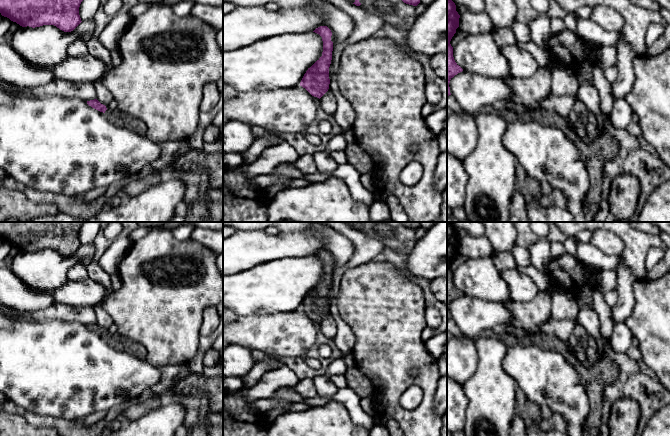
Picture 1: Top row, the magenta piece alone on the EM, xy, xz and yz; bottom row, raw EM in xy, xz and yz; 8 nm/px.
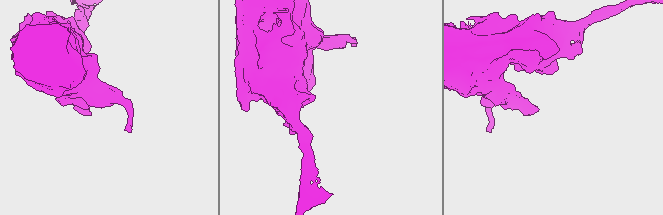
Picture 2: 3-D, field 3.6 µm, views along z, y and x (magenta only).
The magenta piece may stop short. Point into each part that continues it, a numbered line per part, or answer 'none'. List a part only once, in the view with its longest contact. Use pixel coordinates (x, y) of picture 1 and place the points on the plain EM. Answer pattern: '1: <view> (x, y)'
1: xy (117, 341)

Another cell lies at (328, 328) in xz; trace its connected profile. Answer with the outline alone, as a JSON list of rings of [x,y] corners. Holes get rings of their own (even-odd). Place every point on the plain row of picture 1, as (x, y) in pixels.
[[[330,312],[320,322],[320,333],[329,340],[334,340],[337,334],[337,324]]]

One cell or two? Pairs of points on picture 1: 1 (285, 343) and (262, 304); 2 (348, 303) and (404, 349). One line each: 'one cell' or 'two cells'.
1: two cells
2: one cell

